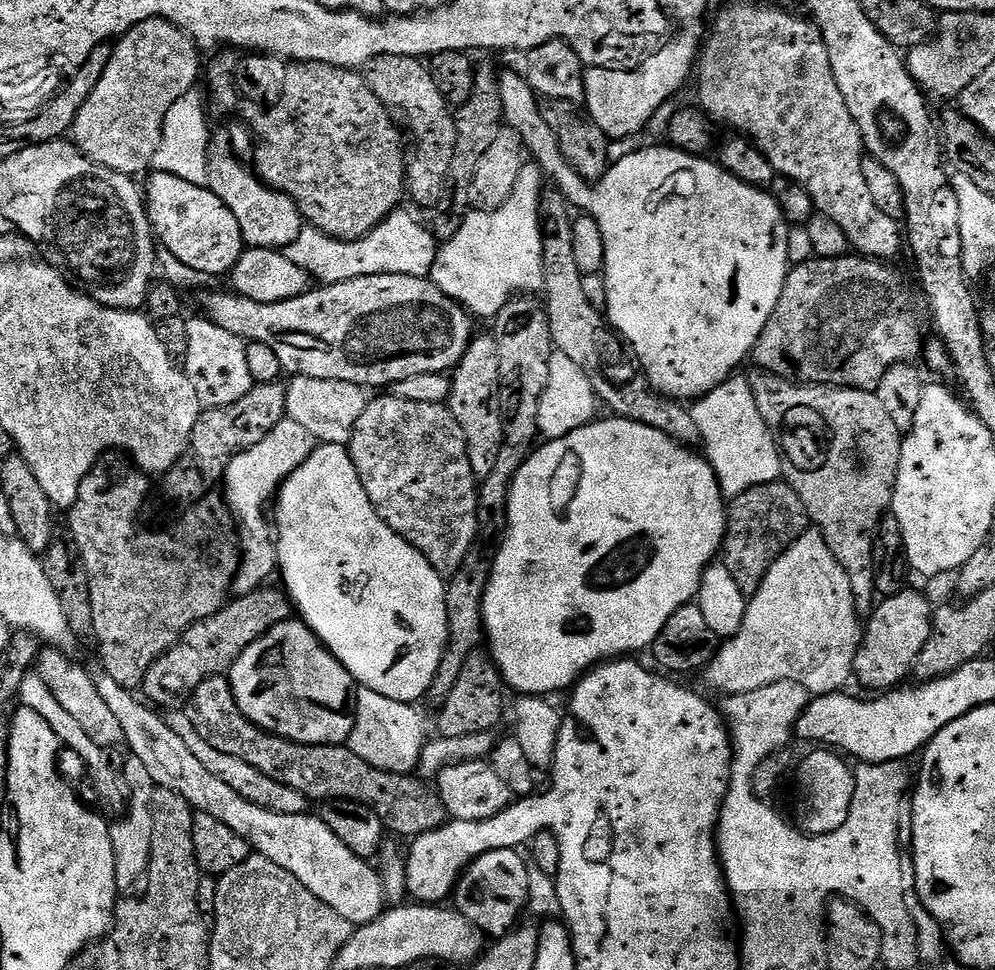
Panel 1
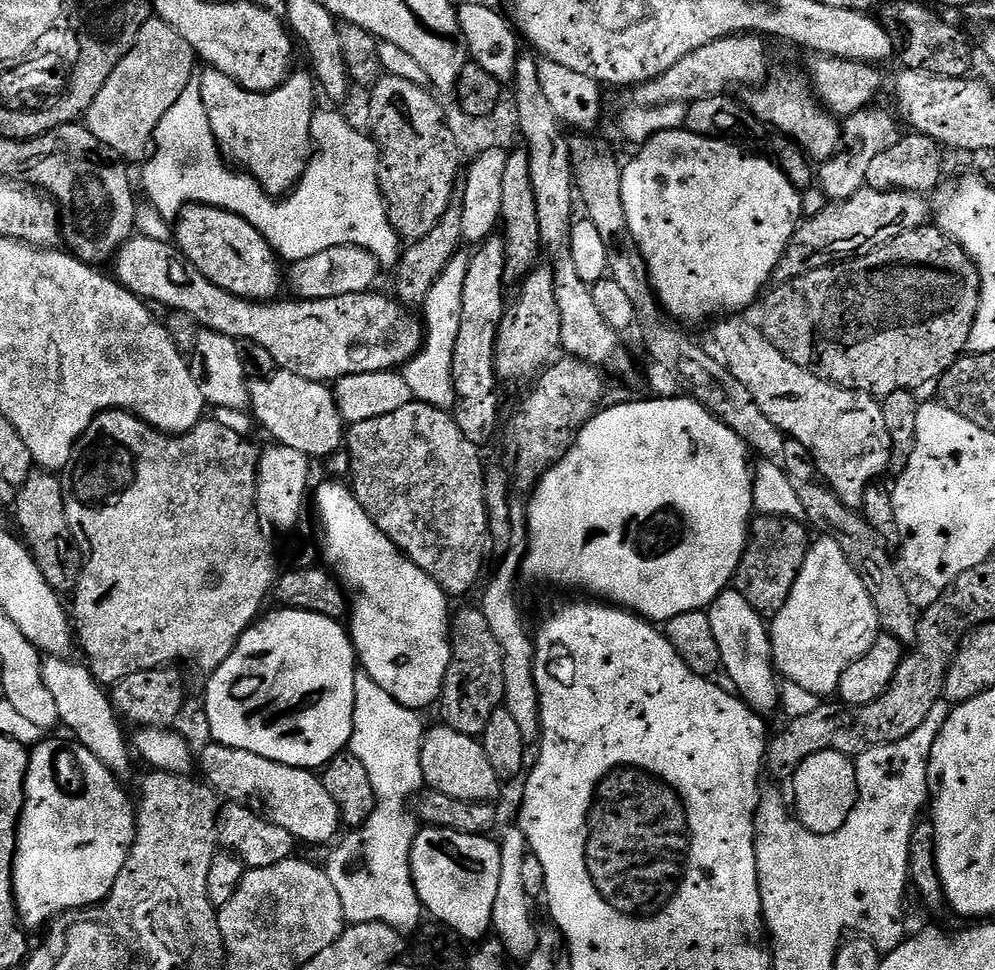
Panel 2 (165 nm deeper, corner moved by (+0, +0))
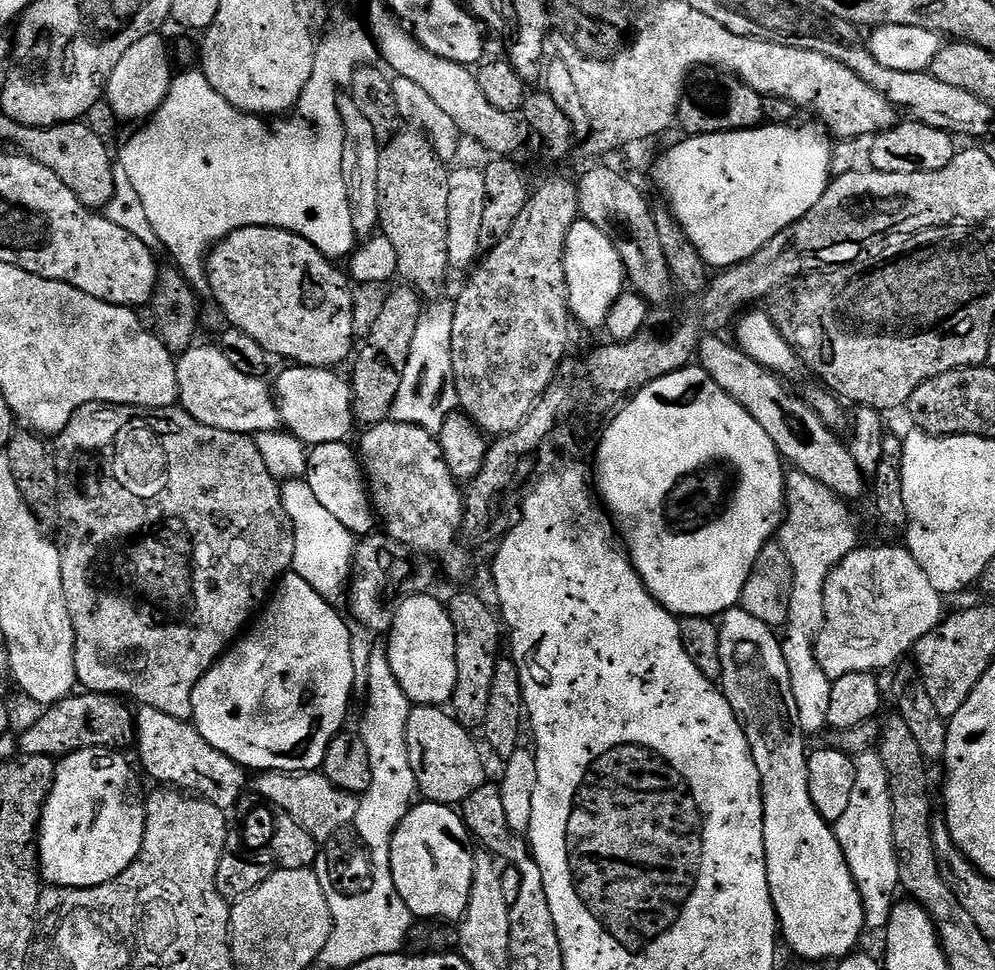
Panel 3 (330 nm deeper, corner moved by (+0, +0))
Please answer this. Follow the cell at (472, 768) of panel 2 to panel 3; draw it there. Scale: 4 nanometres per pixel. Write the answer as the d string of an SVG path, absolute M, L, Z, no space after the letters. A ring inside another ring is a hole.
M416 706L413 707L410 718L406 722L406 746L410 754L410 767L414 770L414 778L419 795L425 801L434 804L447 804L460 806L474 790L481 788L486 782L484 776L484 760L472 741L473 733L457 722L455 716L449 714L440 706Z

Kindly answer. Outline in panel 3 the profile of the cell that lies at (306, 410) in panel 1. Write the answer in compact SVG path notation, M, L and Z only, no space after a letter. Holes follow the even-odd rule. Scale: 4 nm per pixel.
M200 342L179 353L176 373L180 383L179 407L202 422L202 426L245 434L274 431L281 427L280 409L276 406L276 397L269 381L242 374L230 364L220 346L211 348Z

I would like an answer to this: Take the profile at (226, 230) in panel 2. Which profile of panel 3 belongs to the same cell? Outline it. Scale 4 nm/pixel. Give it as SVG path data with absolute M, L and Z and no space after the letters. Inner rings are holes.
M250 226L249 228L239 228L238 230L234 230L234 234L230 234L224 240L219 240L216 244L212 245L212 251L208 253L206 257L206 275L208 277L208 292L210 296L213 296L216 299L216 304L218 307L224 311L224 316L229 325L231 327L237 328L240 331L244 331L246 334L250 336L250 338L254 338L254 341L258 342L259 346L262 346L265 351L268 353L269 357L276 358L276 356L281 356L282 359L288 360L284 362L291 362L293 365L296 366L303 366L305 368L331 368L335 369L337 366L336 364L340 364L343 362L344 359L351 357L354 352L354 344L352 348L352 339L356 336L356 304L352 301L352 288L353 285L350 283L349 277L347 275L344 276L342 273L339 272L337 265L333 263L333 261L329 260L328 257L323 256L322 253L316 249L313 244L310 242L306 242L306 238L302 238L298 234L294 234L290 228L271 228L270 226Z

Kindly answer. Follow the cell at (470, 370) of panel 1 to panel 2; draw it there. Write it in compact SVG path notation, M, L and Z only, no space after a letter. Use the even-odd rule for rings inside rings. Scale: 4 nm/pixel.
M503 235L489 236L473 252L476 253L468 256L468 273L462 286L458 338L450 353L452 389L456 392L456 403L452 405L450 414L456 419L458 430L462 430L462 434L466 434L472 444L484 446L495 434L496 423L500 420L500 392L496 389L496 335L506 307L506 250Z

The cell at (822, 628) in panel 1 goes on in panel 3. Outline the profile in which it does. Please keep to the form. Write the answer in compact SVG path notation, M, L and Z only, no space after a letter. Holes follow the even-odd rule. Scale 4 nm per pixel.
M857 546L853 552L846 554L846 558L842 558L842 562L838 562L836 569L826 578L826 586L824 587L824 625L816 639L816 657L818 658L818 666L822 668L831 681L842 678L846 674L854 674L855 672L871 672L876 674L879 673L879 668L889 667L888 669L891 669L893 666L899 665L907 657L904 655L907 652L909 655L915 649L918 641L926 634L930 634L930 630L937 628L946 615L946 609L944 609L945 597L930 584L930 578L926 574L926 570L922 570L922 566L918 566L918 562L912 557L907 547L884 547L888 548L864 548L864 546Z

